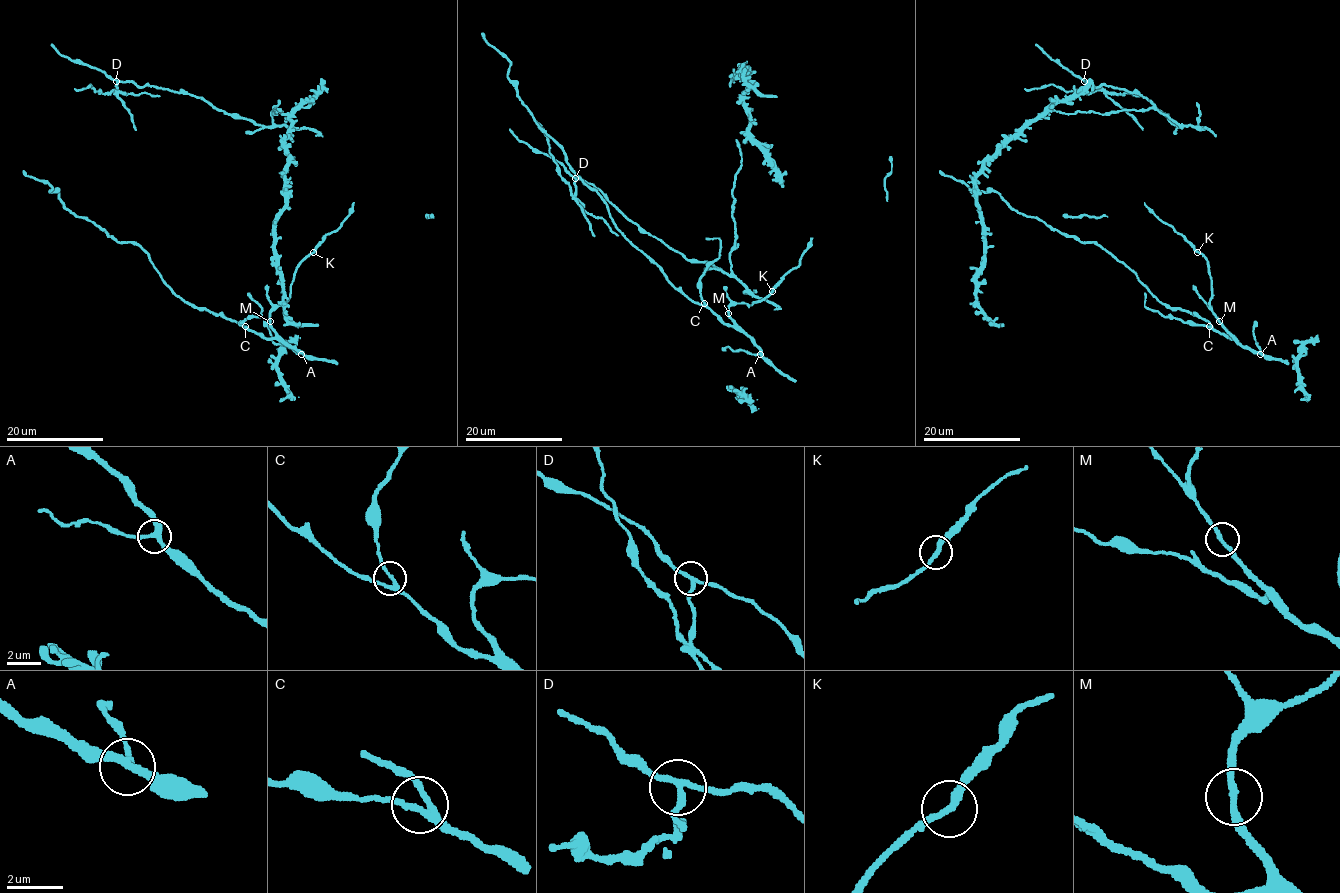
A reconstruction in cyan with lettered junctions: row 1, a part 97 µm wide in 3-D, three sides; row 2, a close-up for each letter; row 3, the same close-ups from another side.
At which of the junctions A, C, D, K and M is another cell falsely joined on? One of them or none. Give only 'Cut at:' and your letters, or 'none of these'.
Cut at: D

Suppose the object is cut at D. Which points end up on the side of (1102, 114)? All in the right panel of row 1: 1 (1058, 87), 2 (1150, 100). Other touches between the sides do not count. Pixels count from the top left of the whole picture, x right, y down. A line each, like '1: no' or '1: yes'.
1: no
2: yes

